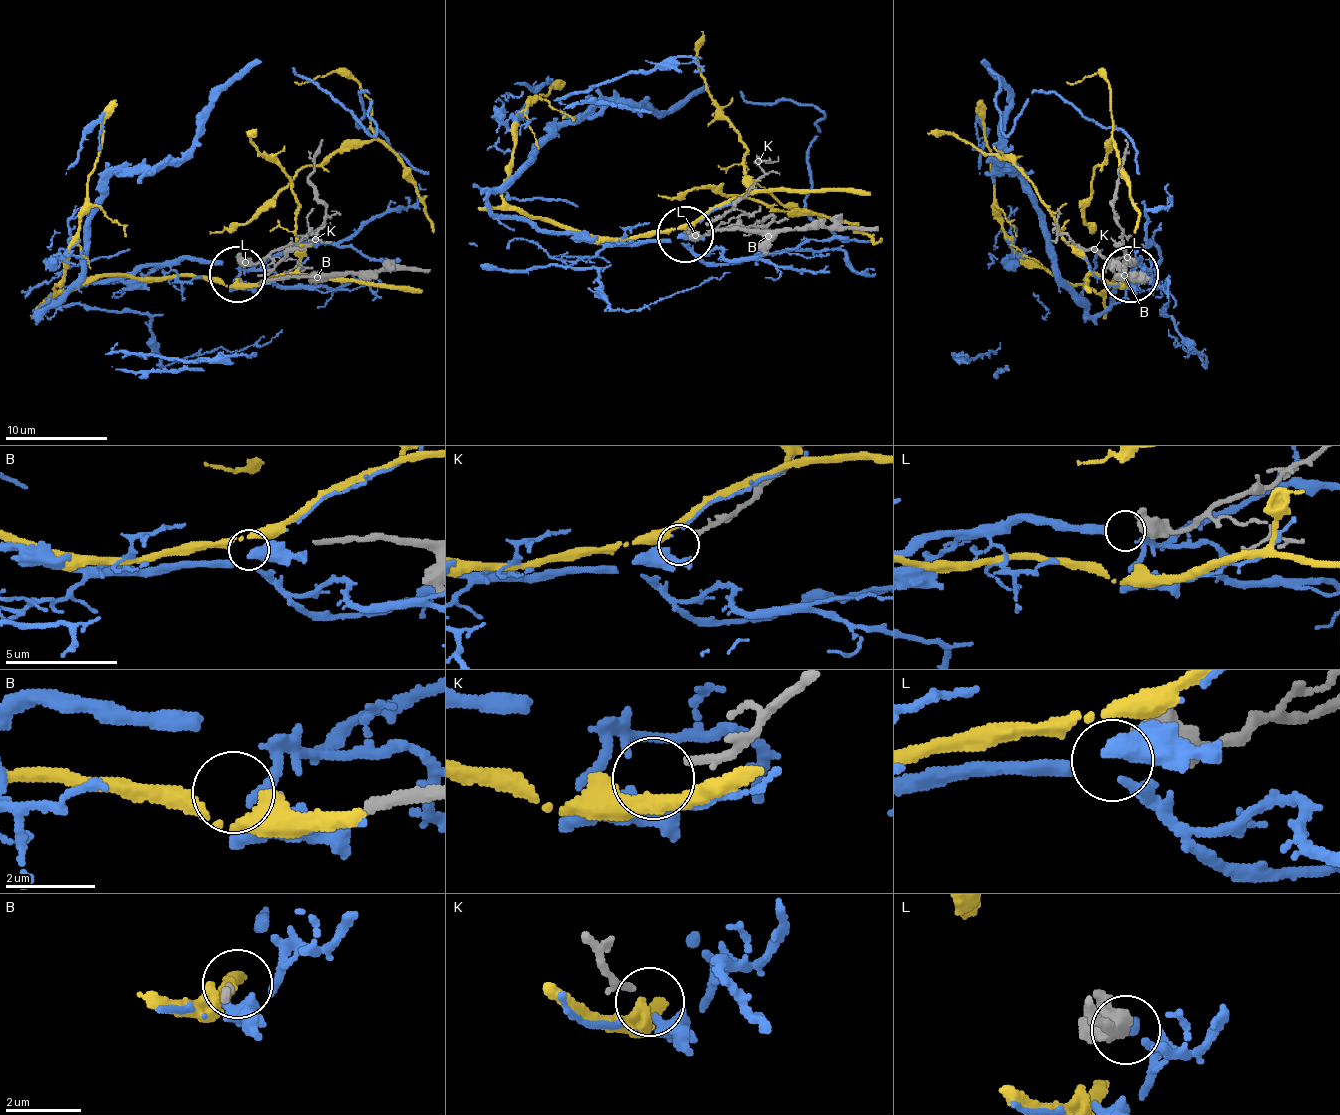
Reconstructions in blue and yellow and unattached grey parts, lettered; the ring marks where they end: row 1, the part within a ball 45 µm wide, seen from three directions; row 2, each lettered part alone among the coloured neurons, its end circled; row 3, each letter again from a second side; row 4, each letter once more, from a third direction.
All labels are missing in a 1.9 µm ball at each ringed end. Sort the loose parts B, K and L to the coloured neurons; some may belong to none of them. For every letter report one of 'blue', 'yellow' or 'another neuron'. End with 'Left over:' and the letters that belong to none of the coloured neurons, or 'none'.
B: another neuron
K: another neuron
L: blue
Left over: B, K

